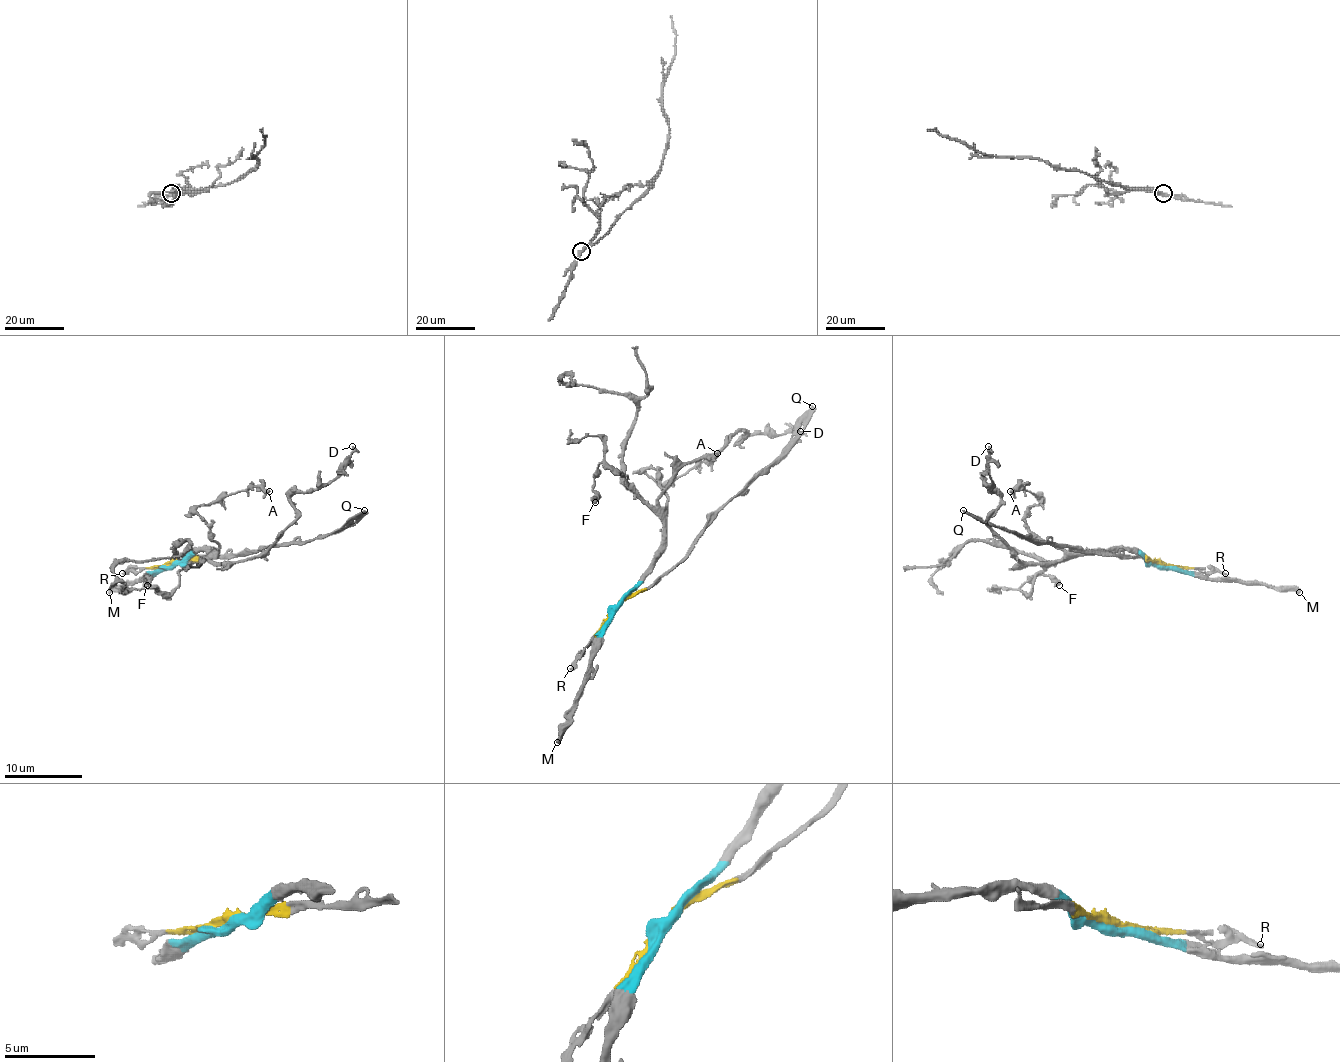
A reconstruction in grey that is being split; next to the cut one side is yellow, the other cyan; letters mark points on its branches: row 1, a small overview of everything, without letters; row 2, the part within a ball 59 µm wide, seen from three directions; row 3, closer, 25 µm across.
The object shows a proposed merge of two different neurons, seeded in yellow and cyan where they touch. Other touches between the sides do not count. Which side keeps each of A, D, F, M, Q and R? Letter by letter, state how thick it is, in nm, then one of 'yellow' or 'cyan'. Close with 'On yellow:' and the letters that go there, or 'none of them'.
A: 280 nm | cyan
D: 320 nm | cyan
F: 600 nm | cyan
M: 440 nm | cyan
Q: 340 nm | yellow
R: 240 nm | yellow
On yellow: Q, R

